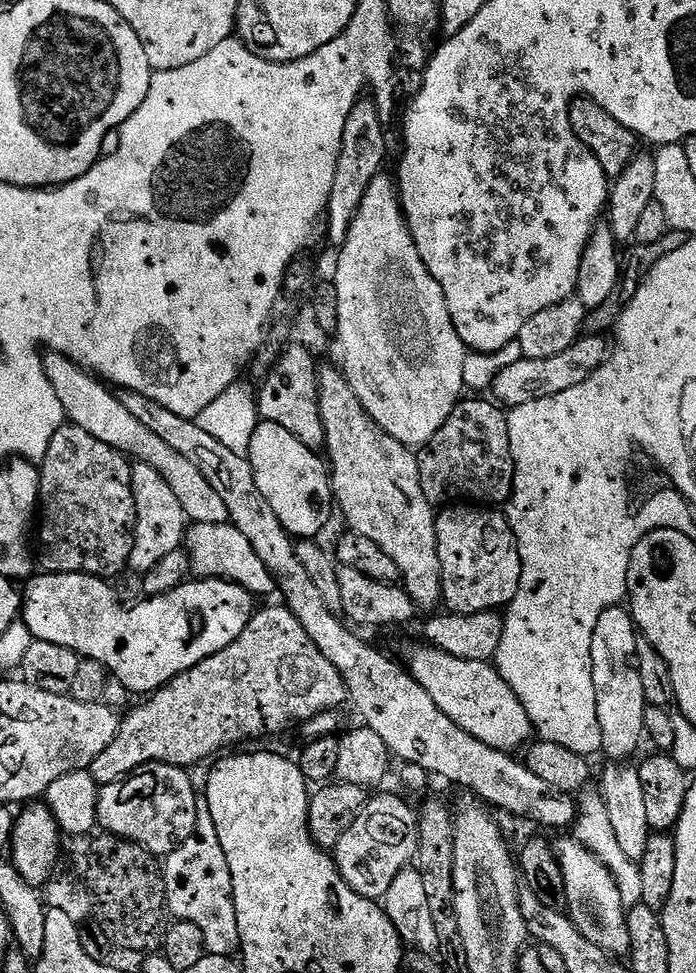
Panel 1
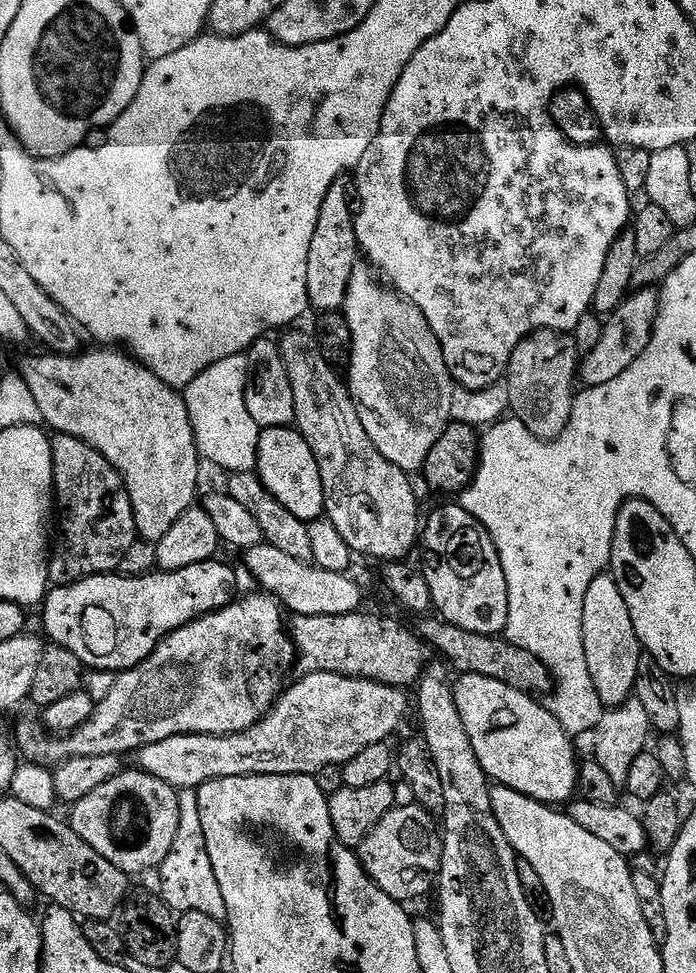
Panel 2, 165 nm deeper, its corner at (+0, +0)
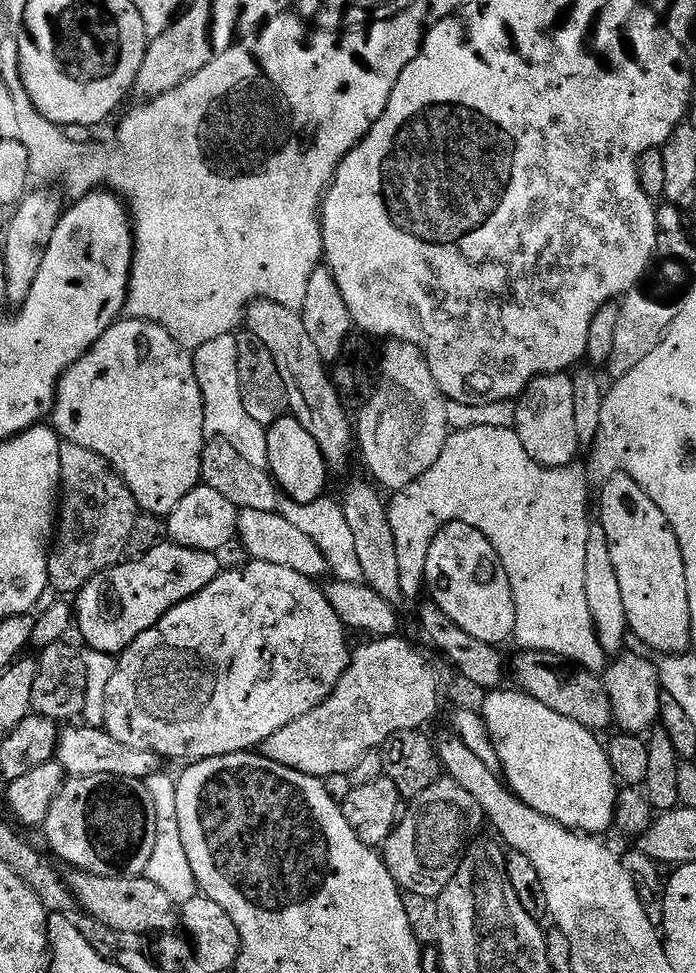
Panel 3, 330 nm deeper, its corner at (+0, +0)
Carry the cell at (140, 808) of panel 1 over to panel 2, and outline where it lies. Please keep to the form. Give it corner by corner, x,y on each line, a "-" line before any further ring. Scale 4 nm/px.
125,770
71,805
70,823
86,846
94,846
118,870
129,874
148,872
151,868
153,871
159,869
166,854
170,854
170,846
174,846
179,797
179,791
166,782
139,770

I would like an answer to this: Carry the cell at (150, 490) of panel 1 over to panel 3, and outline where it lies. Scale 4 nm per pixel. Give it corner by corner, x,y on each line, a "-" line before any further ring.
131,318
117,320
116,323
111,324
104,331
102,338
98,338
98,342
94,342
91,350
85,352
82,358
78,358
78,362
71,364
62,373
56,387
56,400
52,404
50,424
51,427
55,428
56,435
60,437
61,441
86,446
90,450
94,450
94,454
106,458
108,465
124,479
130,494
134,494
136,507
141,513
167,518
178,506
178,502
182,501
186,494
189,494
201,483
200,463
202,462
202,454
206,443
204,399
202,398
202,390
198,386
198,378
194,374
192,357
185,349
180,347
178,342
174,342
174,338
170,338
170,334
166,334
166,330
162,330
162,326
158,326
149,320
133,320

